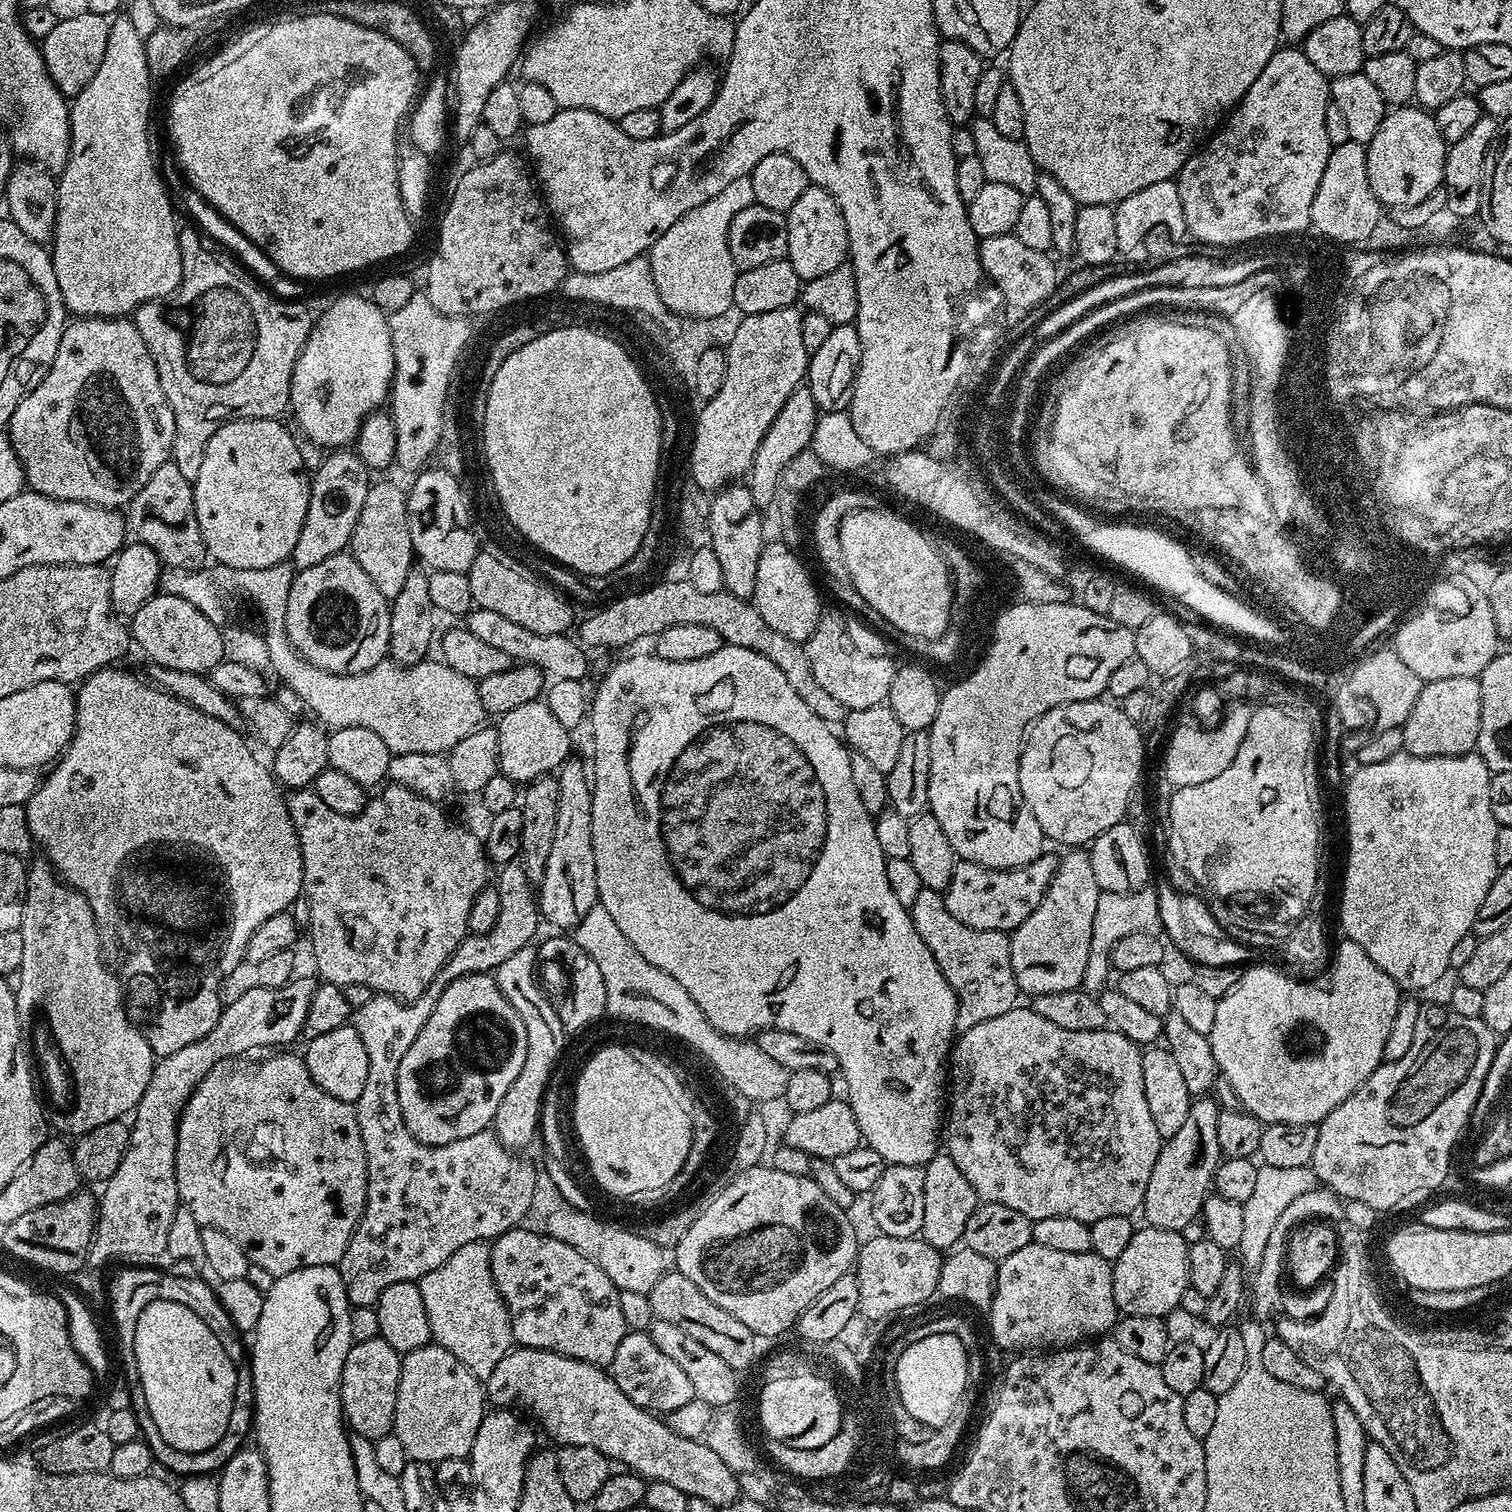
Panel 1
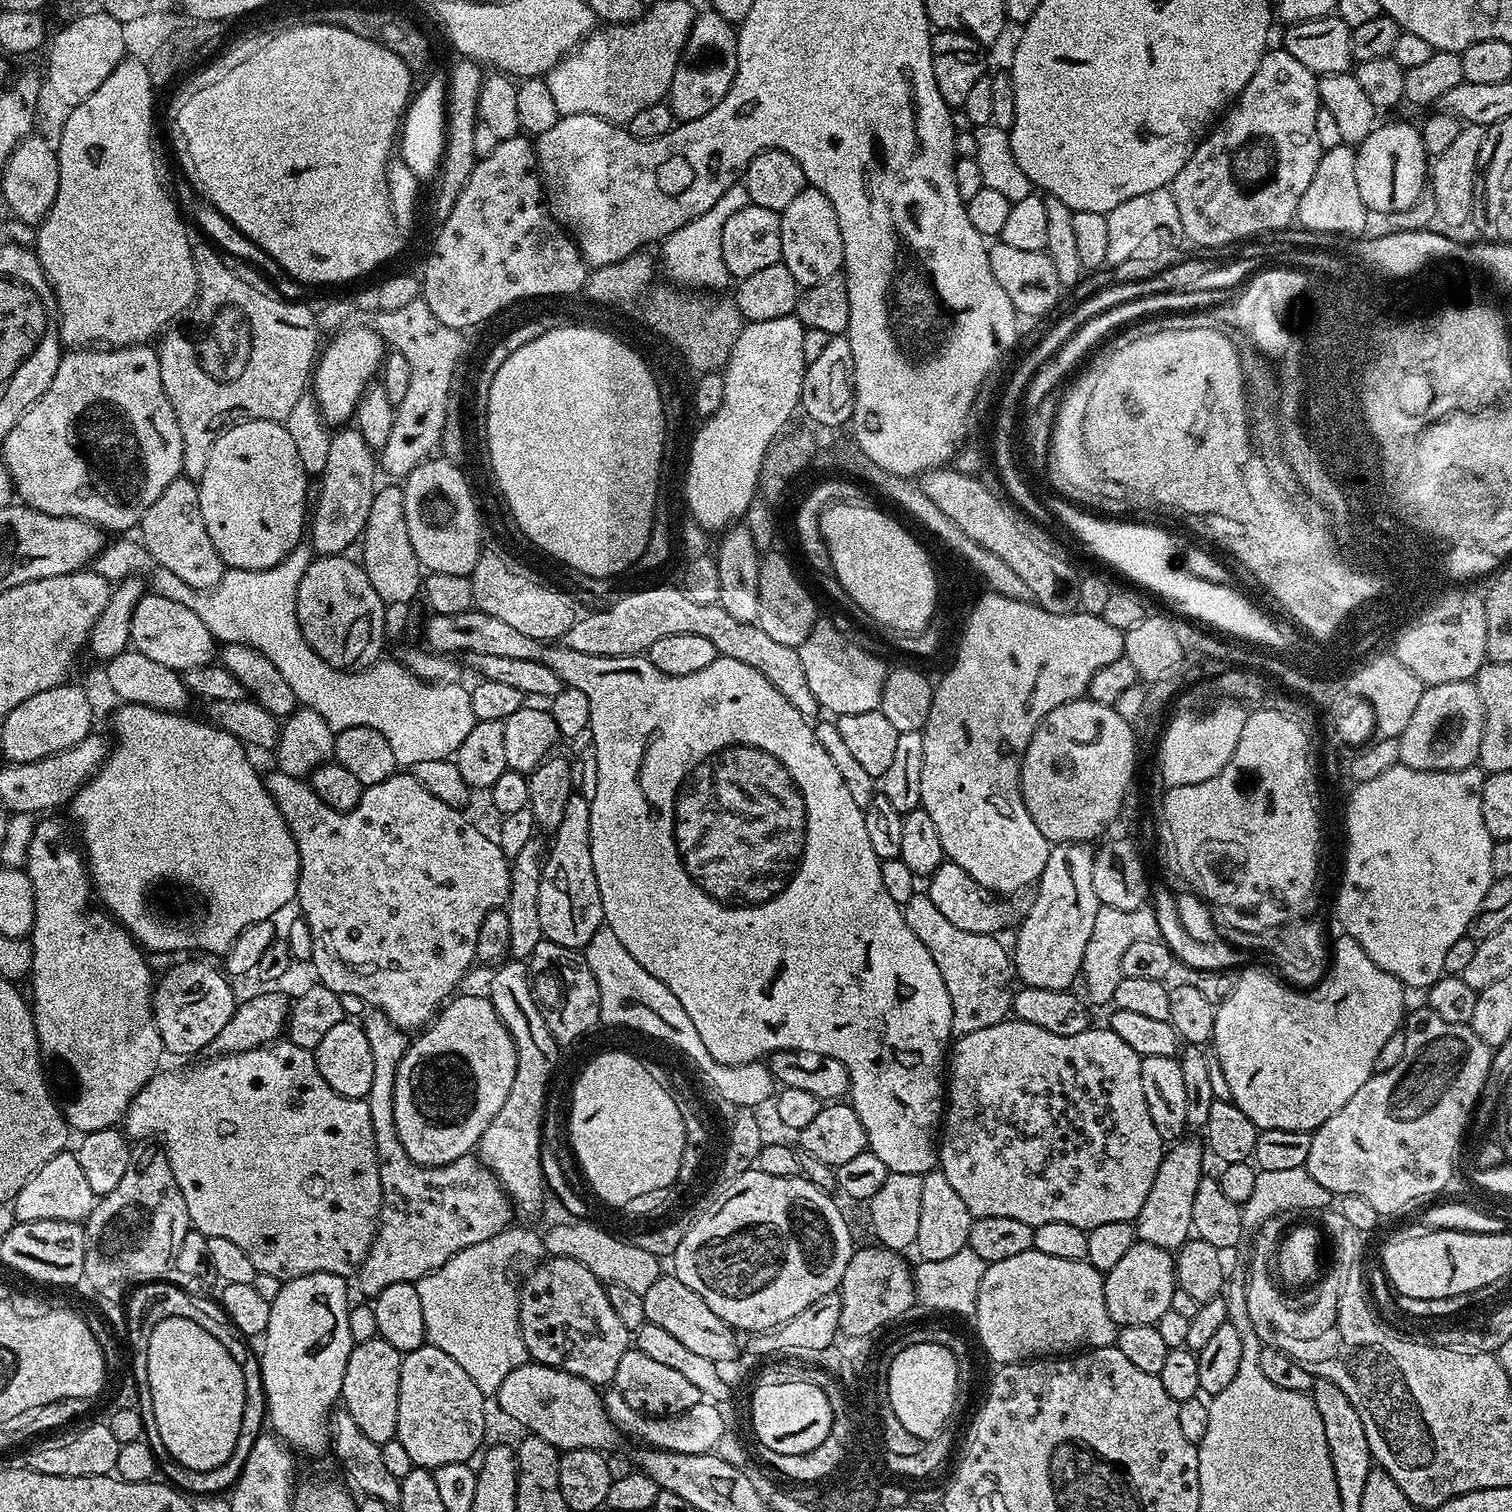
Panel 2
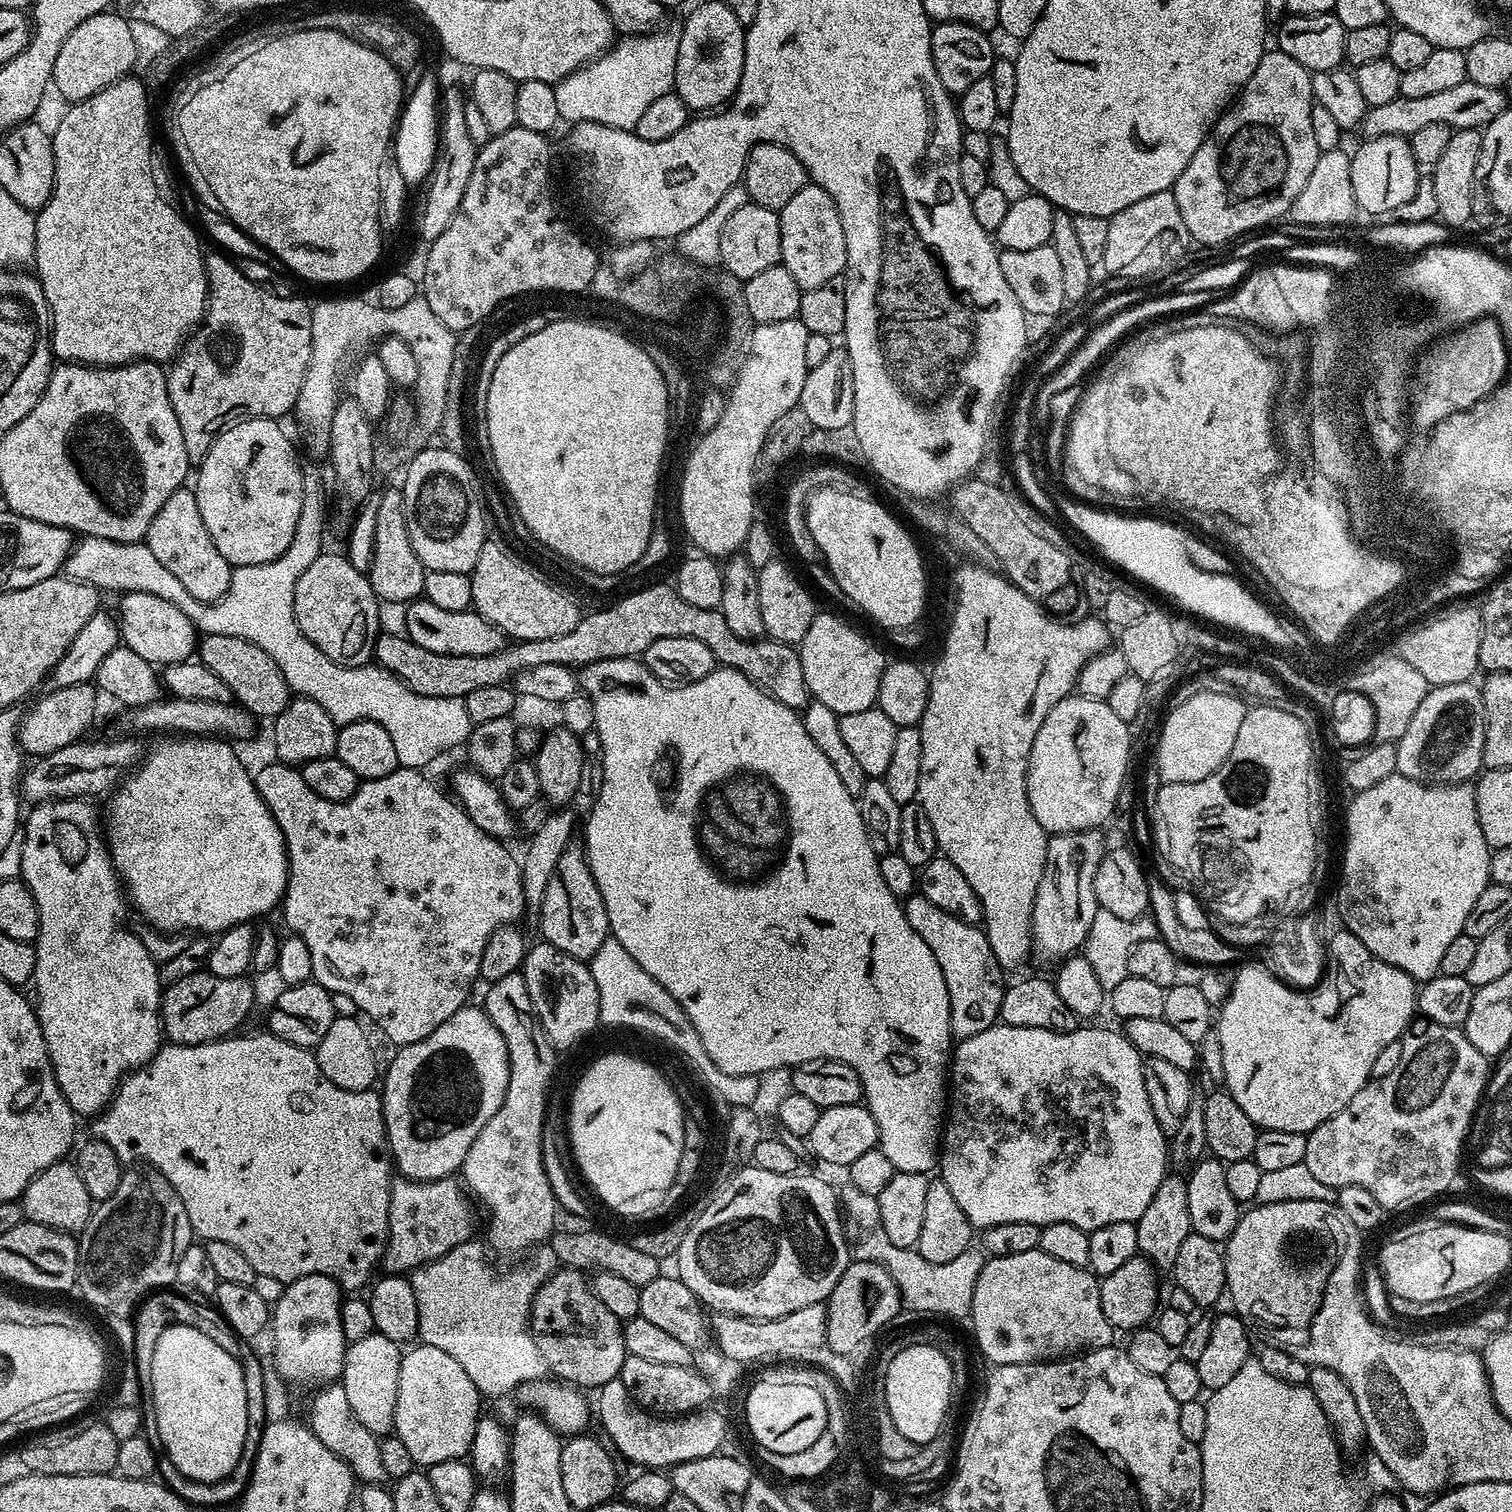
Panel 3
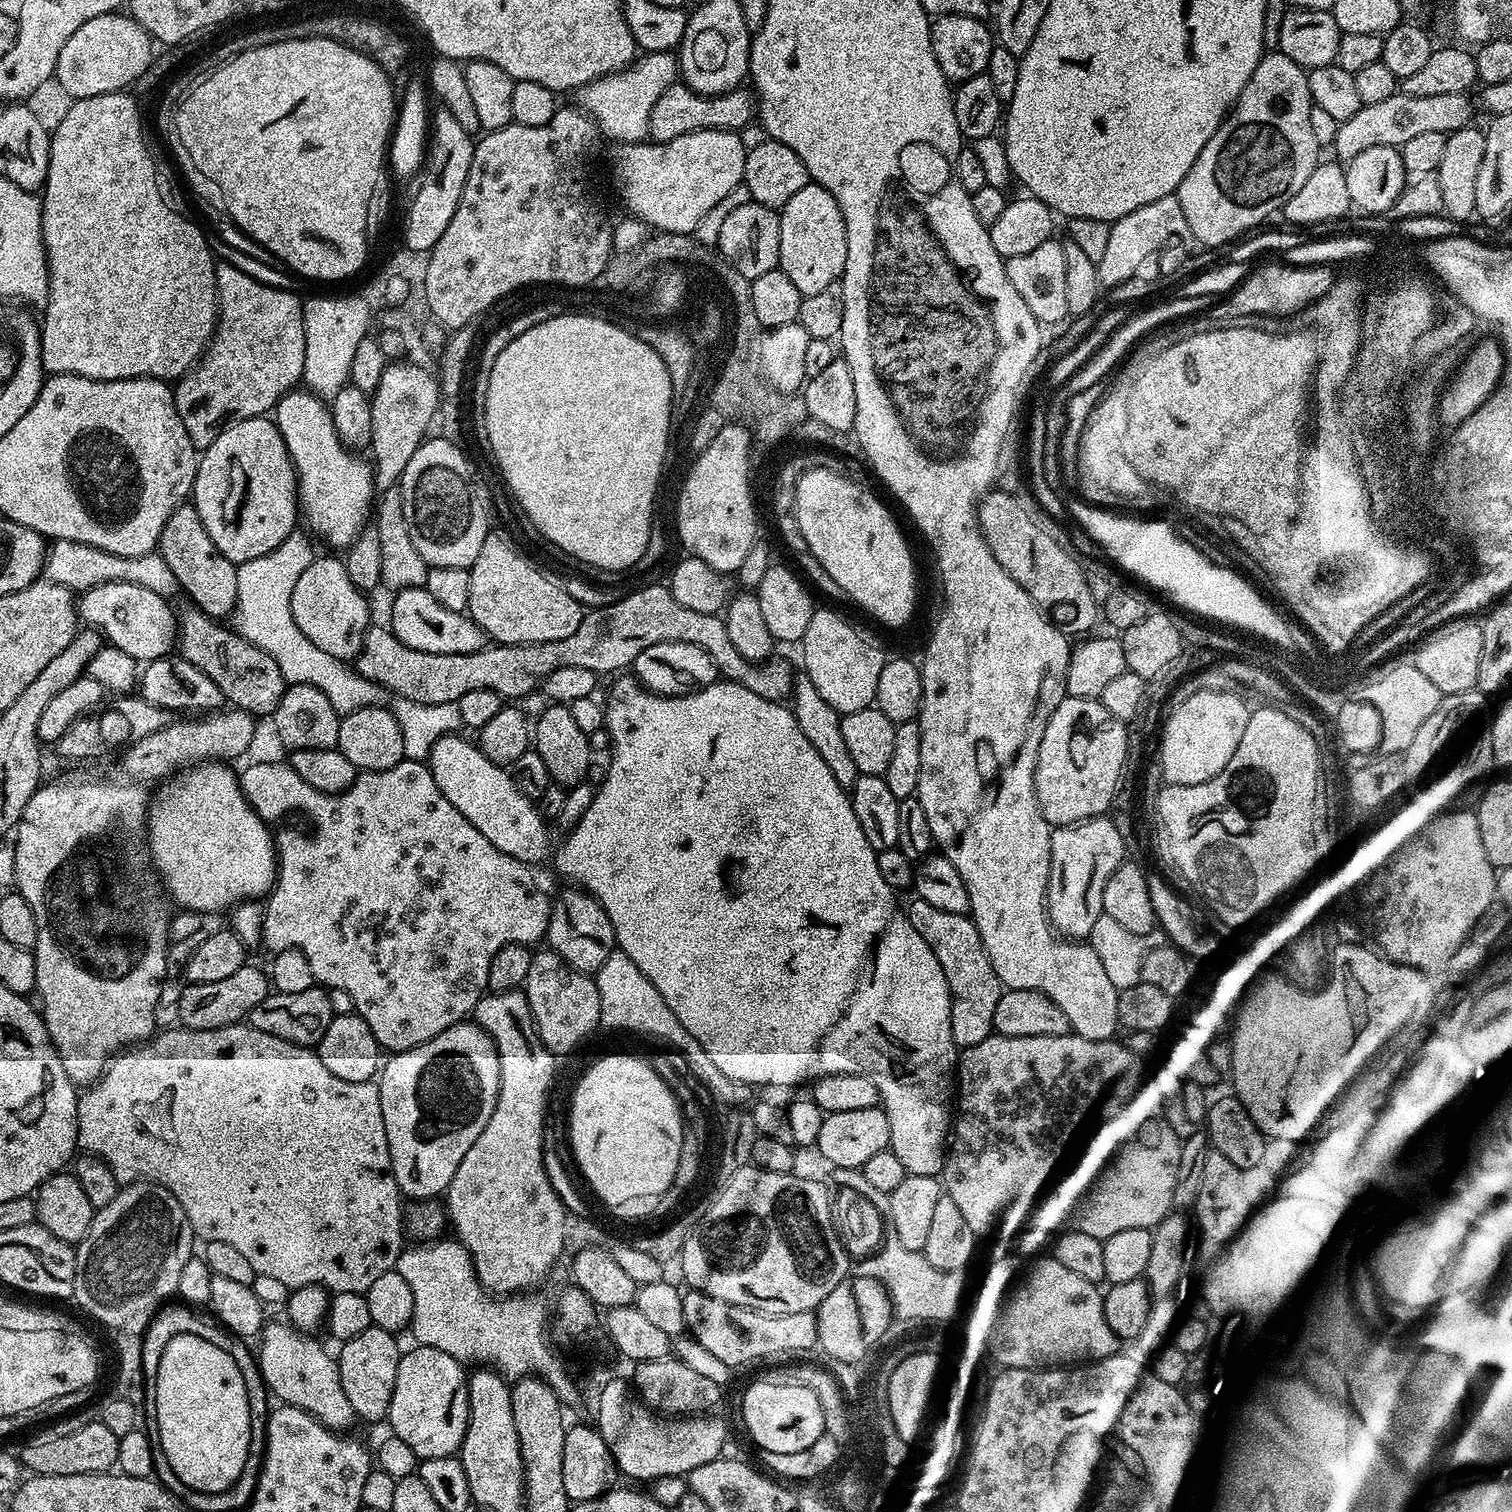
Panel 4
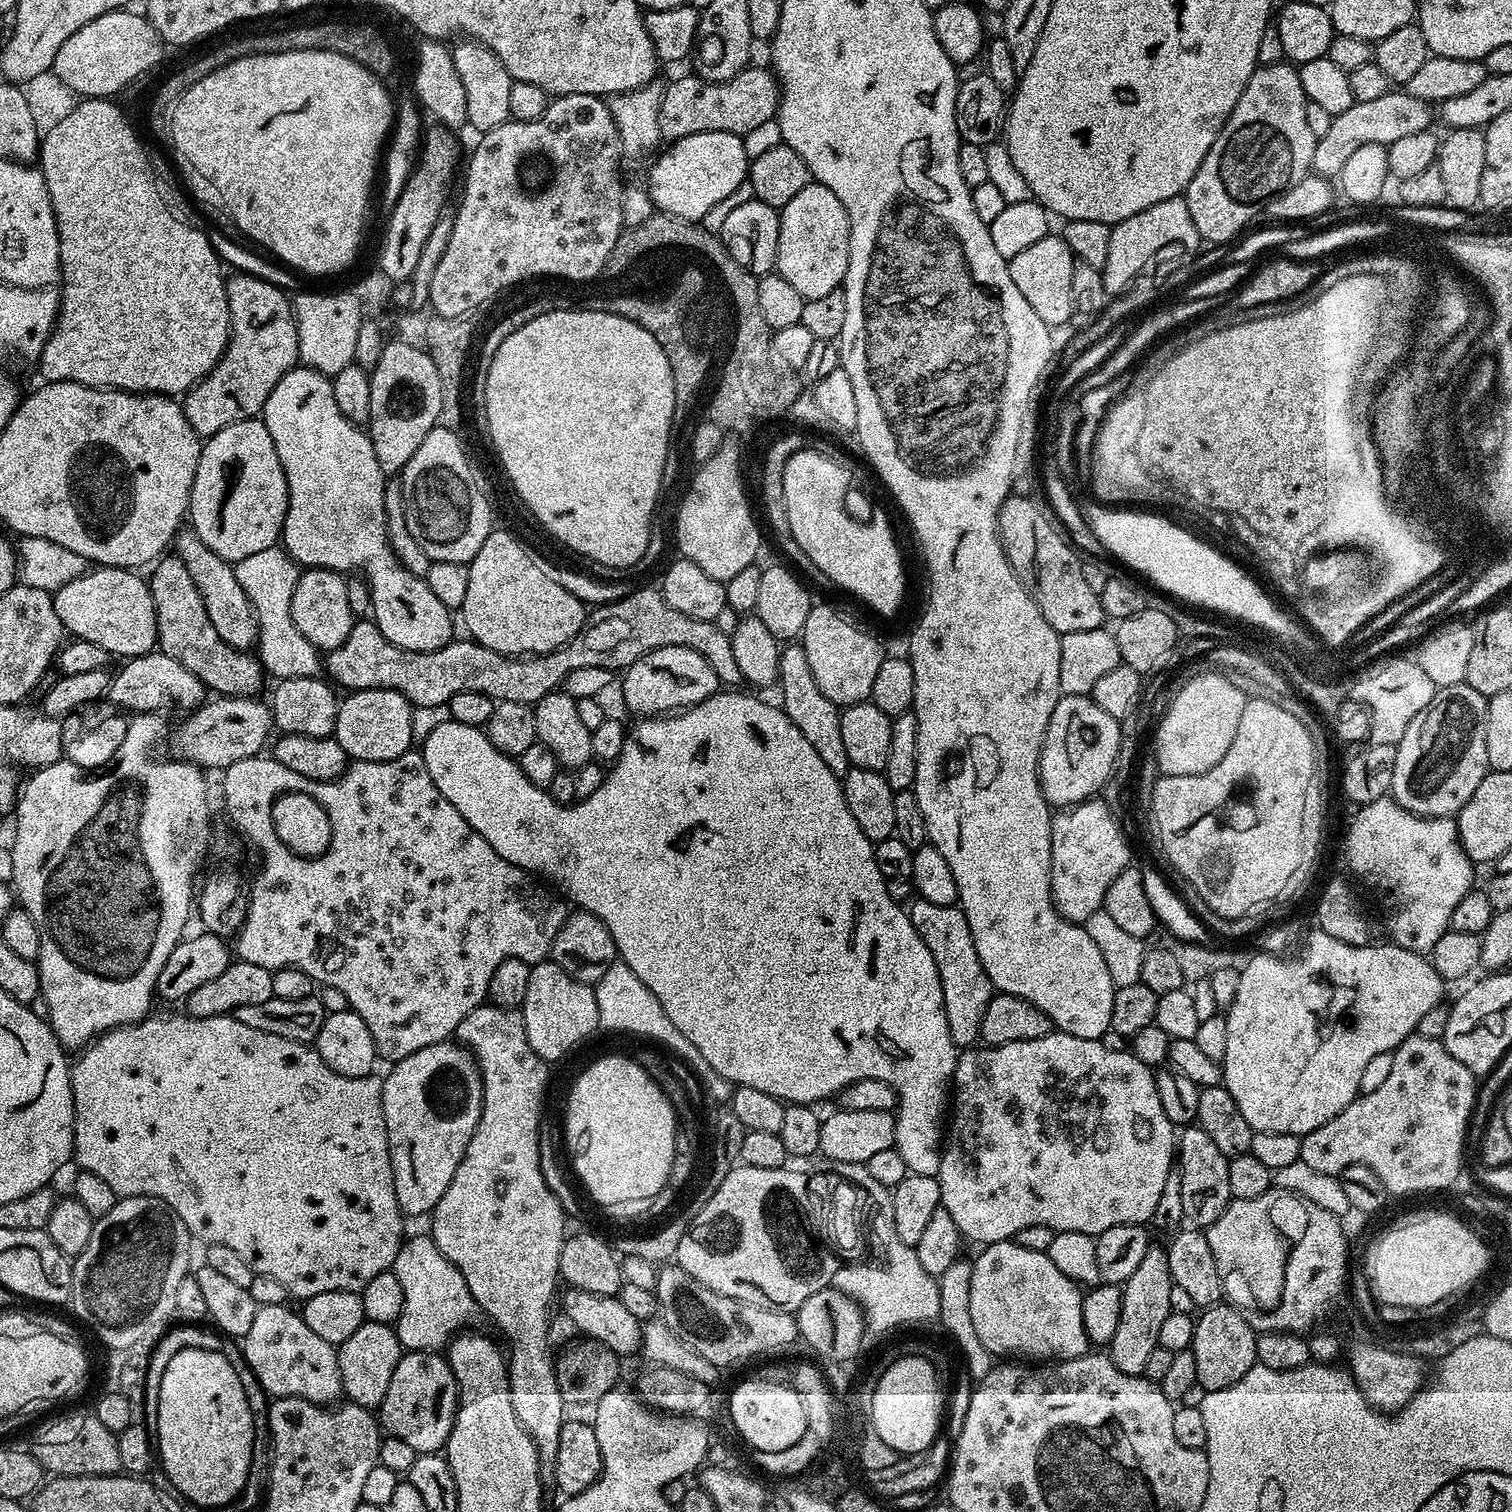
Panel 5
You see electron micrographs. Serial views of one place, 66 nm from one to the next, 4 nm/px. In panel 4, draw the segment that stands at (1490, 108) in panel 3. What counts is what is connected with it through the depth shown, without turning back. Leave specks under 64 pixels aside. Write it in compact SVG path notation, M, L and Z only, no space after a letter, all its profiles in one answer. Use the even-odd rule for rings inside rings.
M1400 90L1396 95L1382 102L1361 104L1354 118L1339 121L1334 145L1337 156L1335 159L1340 162L1350 161L1370 146L1390 146L1400 149L1406 142L1410 142L1410 138L1426 134L1430 130L1447 134L1456 132L1459 128L1469 127L1473 123L1470 97L1468 92L1459 92L1458 94L1433 94L1431 98L1418 98Z

